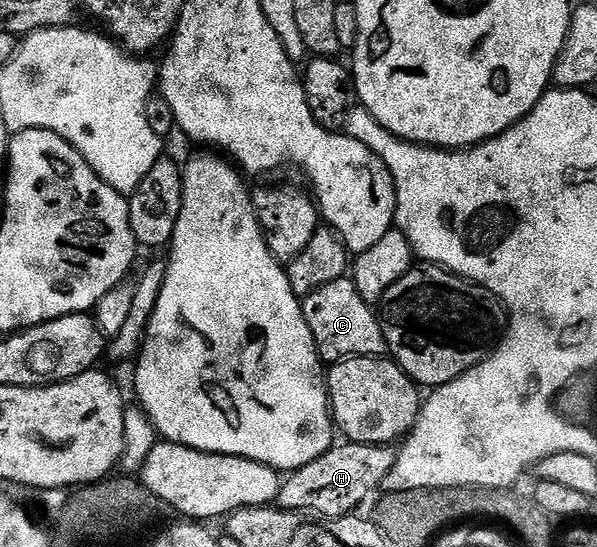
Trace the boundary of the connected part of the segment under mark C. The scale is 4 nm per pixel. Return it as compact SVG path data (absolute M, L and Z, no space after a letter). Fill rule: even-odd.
M351 278L330 281L330 285L322 285L322 289L311 291L309 295L303 296L302 306L306 325L310 325L310 333L316 342L316 351L325 364L339 363L340 360L349 357L380 357L385 354L384 334L380 328L377 312L373 304L362 299Z

